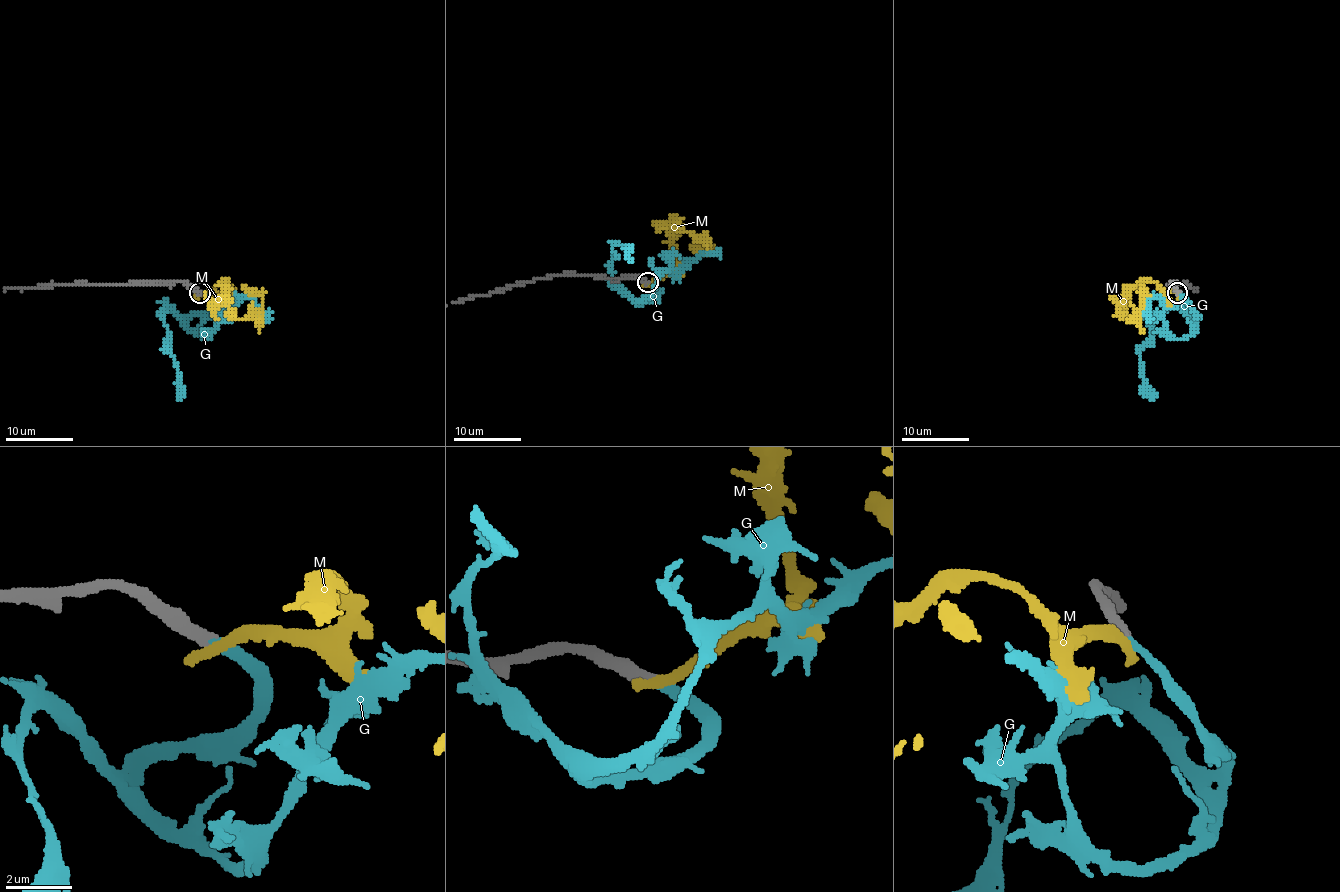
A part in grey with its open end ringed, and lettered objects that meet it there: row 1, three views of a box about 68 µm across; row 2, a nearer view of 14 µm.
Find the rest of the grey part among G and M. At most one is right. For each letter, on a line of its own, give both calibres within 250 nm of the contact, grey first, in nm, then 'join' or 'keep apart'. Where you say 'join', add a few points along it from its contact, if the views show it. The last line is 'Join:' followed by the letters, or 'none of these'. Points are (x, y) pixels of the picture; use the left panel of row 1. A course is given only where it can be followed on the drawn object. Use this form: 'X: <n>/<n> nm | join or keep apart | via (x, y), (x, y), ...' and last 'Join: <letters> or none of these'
G: 400/280 nm | join | via (200, 292), (210, 306), (197, 314), (183, 319), (165, 307), (165, 346), (183, 397)
M: 400/400 nm | keep apart
Join: G

